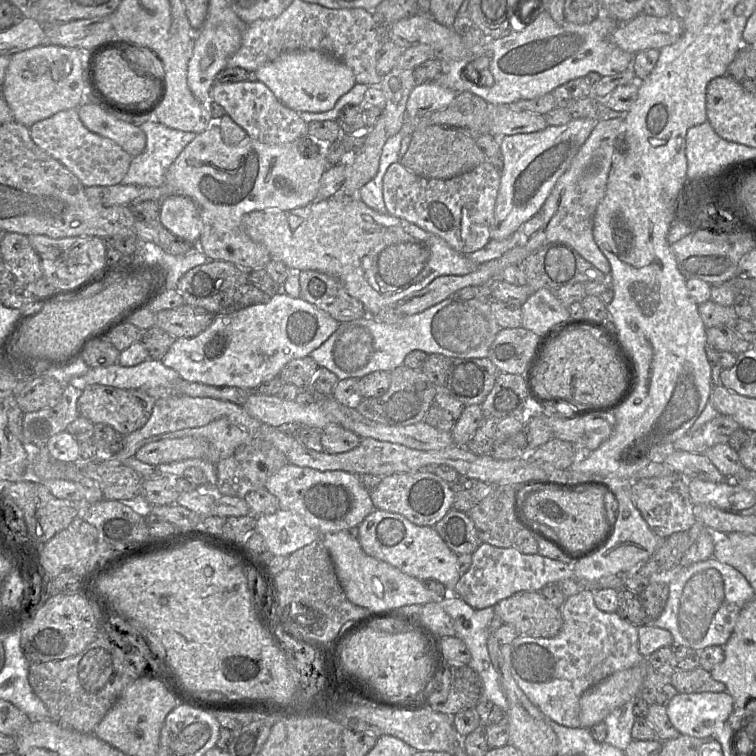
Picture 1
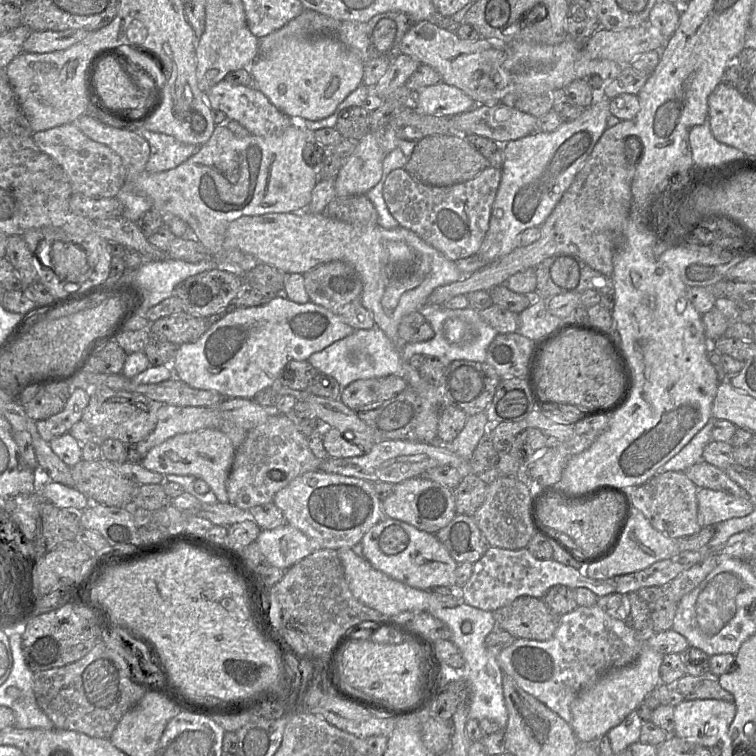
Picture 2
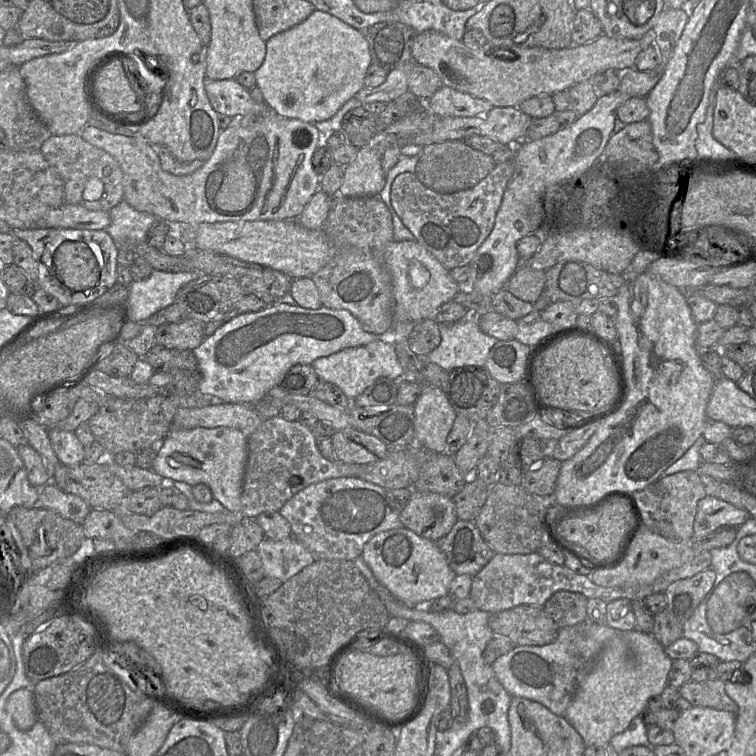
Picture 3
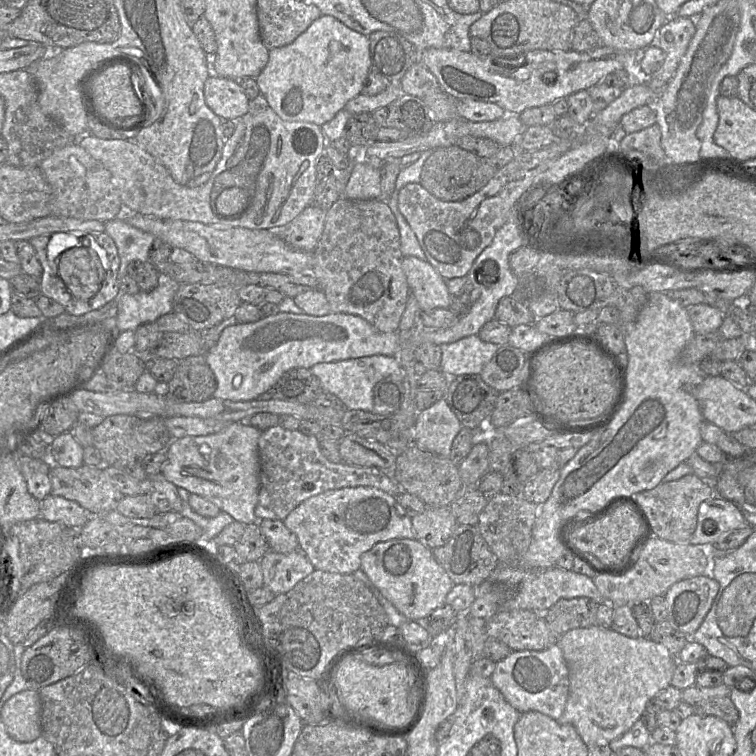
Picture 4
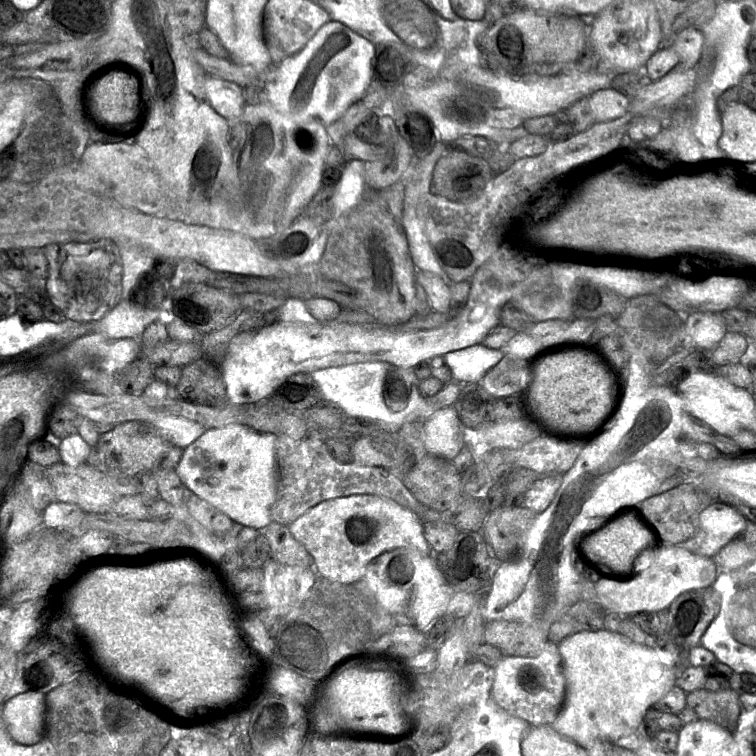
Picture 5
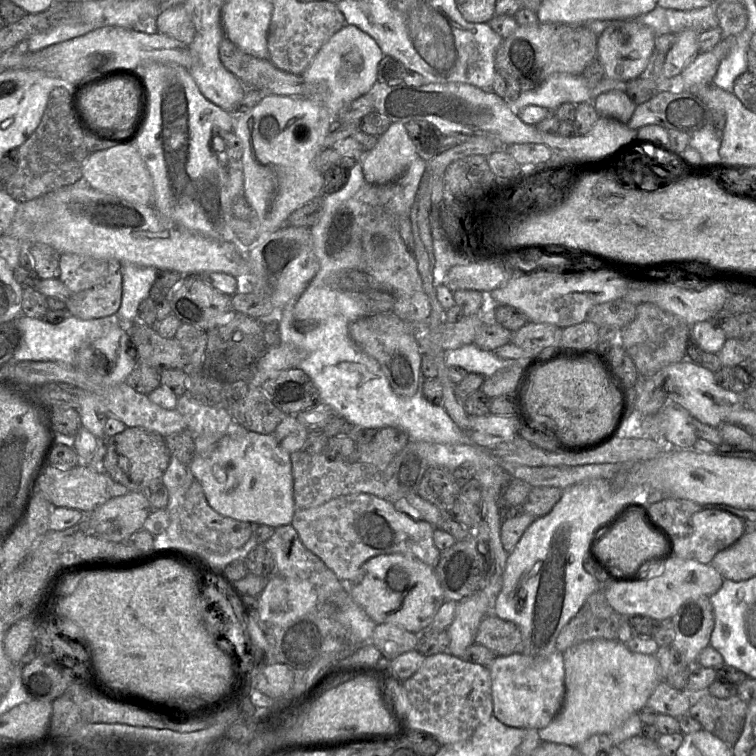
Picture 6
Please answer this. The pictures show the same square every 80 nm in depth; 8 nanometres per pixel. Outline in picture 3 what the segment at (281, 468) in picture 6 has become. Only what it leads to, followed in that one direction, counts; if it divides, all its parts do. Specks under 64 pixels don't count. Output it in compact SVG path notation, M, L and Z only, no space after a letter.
M234 428L172 429L157 447L152 470L164 479L185 482L192 487L199 483L206 484L213 498L225 509L242 513L241 495L247 453L248 437Z

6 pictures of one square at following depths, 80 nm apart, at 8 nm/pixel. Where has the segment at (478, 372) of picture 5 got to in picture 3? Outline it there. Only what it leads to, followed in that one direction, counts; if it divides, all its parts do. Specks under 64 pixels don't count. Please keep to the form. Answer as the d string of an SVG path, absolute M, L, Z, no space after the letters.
M468 310L458 322L439 324L440 344L426 356L419 356L425 360L425 364L435 363L447 372L461 367L484 366L489 351L498 340L481 331L473 313Z

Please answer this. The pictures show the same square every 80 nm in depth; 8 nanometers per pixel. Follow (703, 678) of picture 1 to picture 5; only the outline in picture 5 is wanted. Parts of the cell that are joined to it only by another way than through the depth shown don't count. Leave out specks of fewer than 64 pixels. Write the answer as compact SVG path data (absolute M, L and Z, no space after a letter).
M698 689L687 693L687 706L700 719L718 724L733 736L736 733L741 713L739 694L736 691L727 689L711 692Z

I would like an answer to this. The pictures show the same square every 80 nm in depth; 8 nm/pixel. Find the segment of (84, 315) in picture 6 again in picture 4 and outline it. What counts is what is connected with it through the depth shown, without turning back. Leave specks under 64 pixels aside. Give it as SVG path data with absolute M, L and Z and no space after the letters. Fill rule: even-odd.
M105 231L90 233L81 239L68 233L55 233L31 238L29 242L43 269L39 278L42 294L61 304L66 313L80 316L119 297L120 257L114 240ZM103 252L107 255L108 264Z

